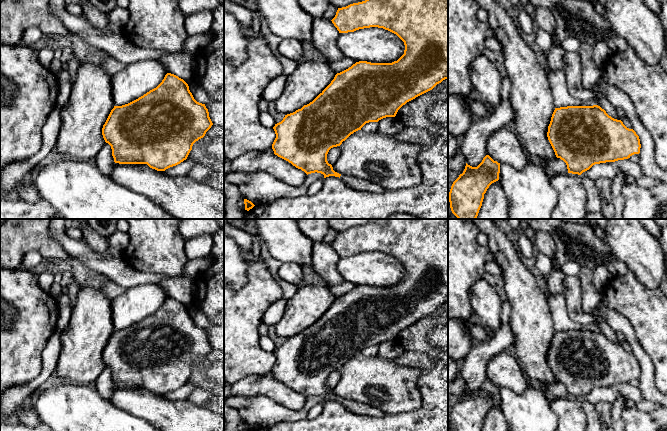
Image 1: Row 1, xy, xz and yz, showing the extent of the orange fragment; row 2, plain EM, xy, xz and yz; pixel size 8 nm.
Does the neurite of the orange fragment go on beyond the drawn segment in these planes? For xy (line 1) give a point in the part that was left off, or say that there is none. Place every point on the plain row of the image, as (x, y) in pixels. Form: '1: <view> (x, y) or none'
1: none

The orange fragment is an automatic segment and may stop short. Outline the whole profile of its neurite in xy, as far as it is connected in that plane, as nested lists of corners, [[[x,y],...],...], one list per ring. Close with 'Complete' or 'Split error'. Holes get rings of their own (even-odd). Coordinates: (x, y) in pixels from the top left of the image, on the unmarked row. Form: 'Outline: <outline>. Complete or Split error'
Outline: [[[167,297],[156,312],[128,328],[114,330],[103,349],[102,359],[111,370],[115,387],[147,388],[157,395],[165,395],[186,384],[193,368],[212,349],[208,333],[194,323],[188,308]]]. Complete

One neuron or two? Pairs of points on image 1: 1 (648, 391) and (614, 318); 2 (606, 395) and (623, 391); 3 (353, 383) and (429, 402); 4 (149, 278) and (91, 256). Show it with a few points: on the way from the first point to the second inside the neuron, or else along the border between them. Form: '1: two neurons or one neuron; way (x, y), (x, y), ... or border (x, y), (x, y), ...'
1: one neuron; way (647, 373), (644, 358), (637, 350), (630, 336)
2: one neuron; way (610, 393), (619, 391)
3: two neurons; border (419, 389), (420, 406), (401, 413)
4: one neuron; way (135, 277), (127, 277), (118, 270), (105, 265)

